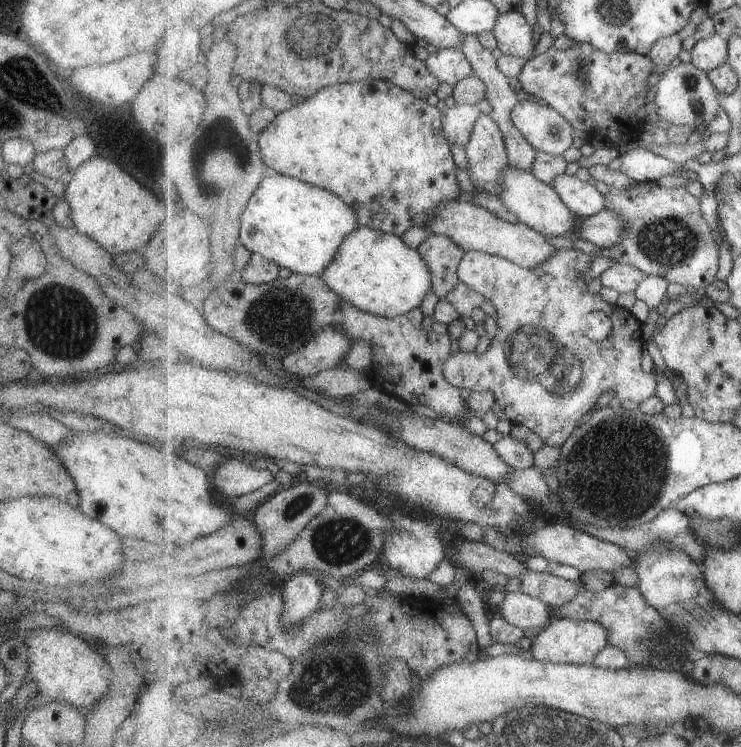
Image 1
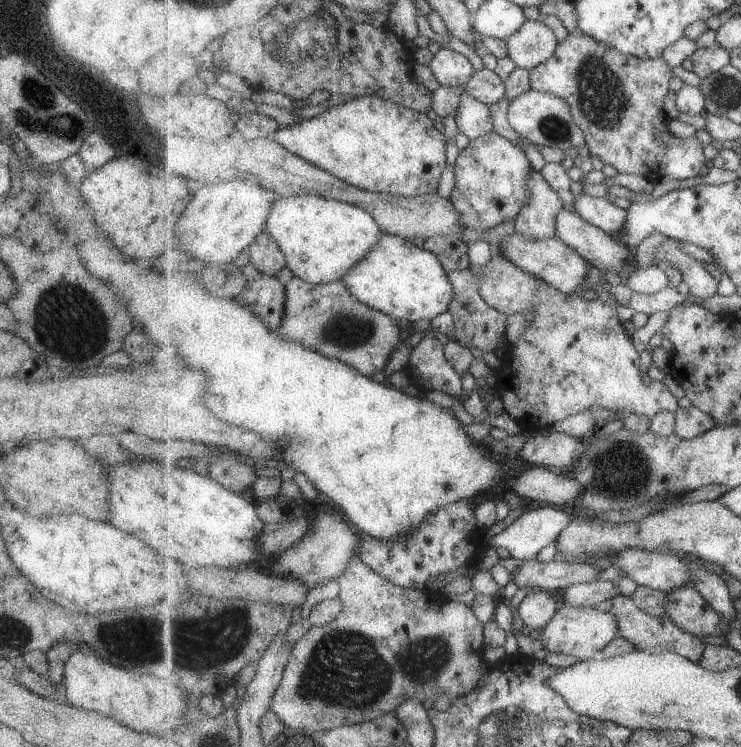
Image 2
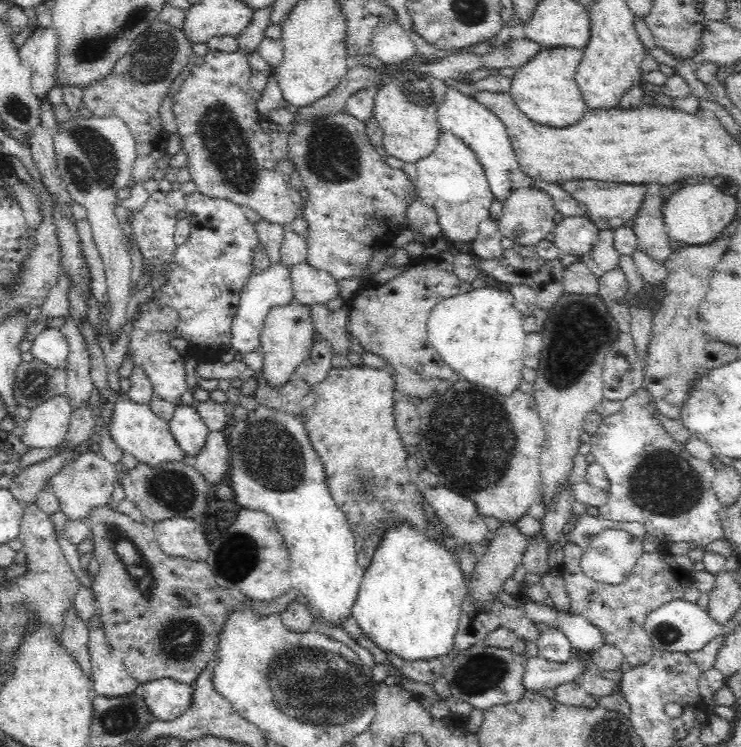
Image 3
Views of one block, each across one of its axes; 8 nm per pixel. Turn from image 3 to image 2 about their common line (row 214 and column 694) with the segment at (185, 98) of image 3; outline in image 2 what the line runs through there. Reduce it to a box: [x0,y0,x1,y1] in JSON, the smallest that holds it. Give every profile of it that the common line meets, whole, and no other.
[652,238,719,299]

